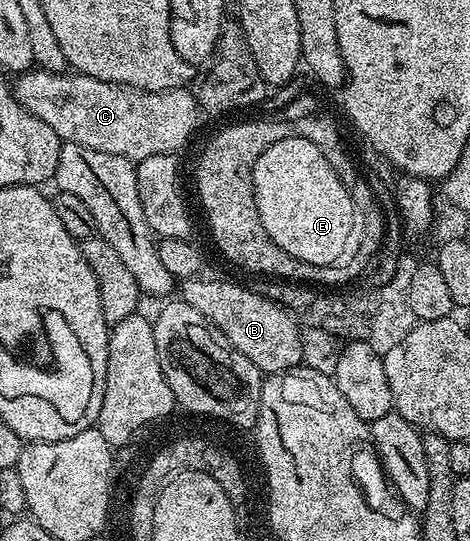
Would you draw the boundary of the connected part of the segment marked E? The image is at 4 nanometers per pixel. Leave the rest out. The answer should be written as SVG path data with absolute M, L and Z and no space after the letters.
M286 138L265 148L253 168L250 185L261 224L277 248L289 252L292 260L308 266L333 266L342 259L339 257L351 238L351 229L357 226L355 203L339 179L339 174L333 172L329 160L325 160L317 144L313 144L310 138Z

